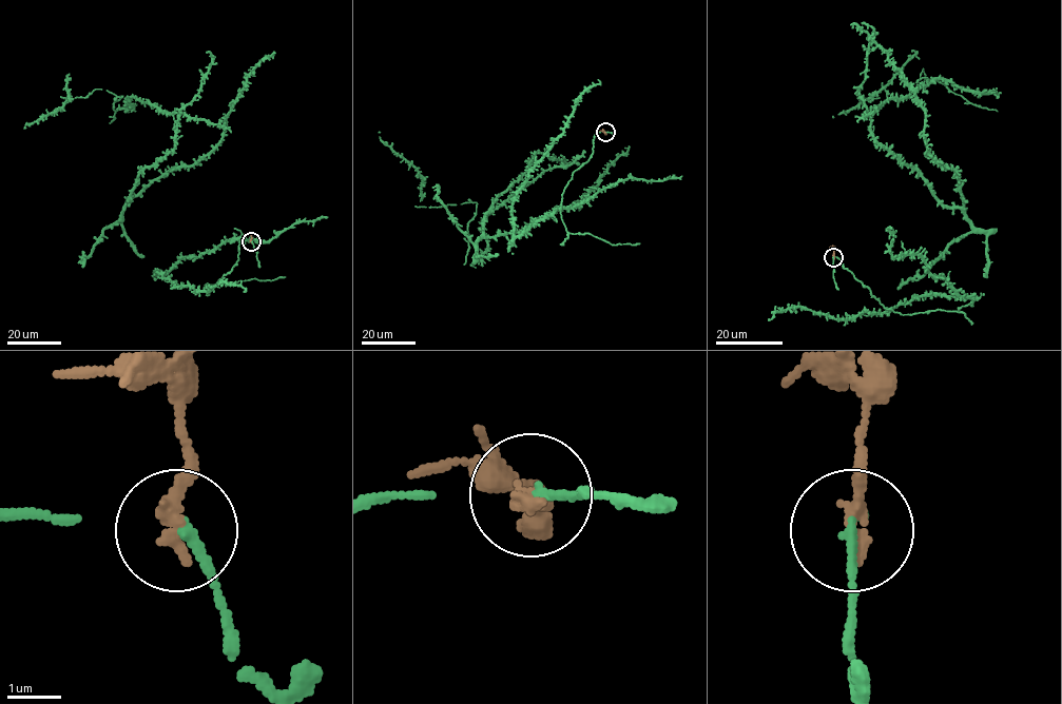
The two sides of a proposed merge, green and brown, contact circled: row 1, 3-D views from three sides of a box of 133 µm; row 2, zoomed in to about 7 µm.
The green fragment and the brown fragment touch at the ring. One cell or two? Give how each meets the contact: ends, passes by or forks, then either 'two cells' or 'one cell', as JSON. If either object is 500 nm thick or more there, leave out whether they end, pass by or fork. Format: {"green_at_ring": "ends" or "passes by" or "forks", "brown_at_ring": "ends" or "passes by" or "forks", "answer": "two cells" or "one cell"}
{"green_at_ring": "ends", "brown_at_ring": "ends", "answer": "two cells"}

